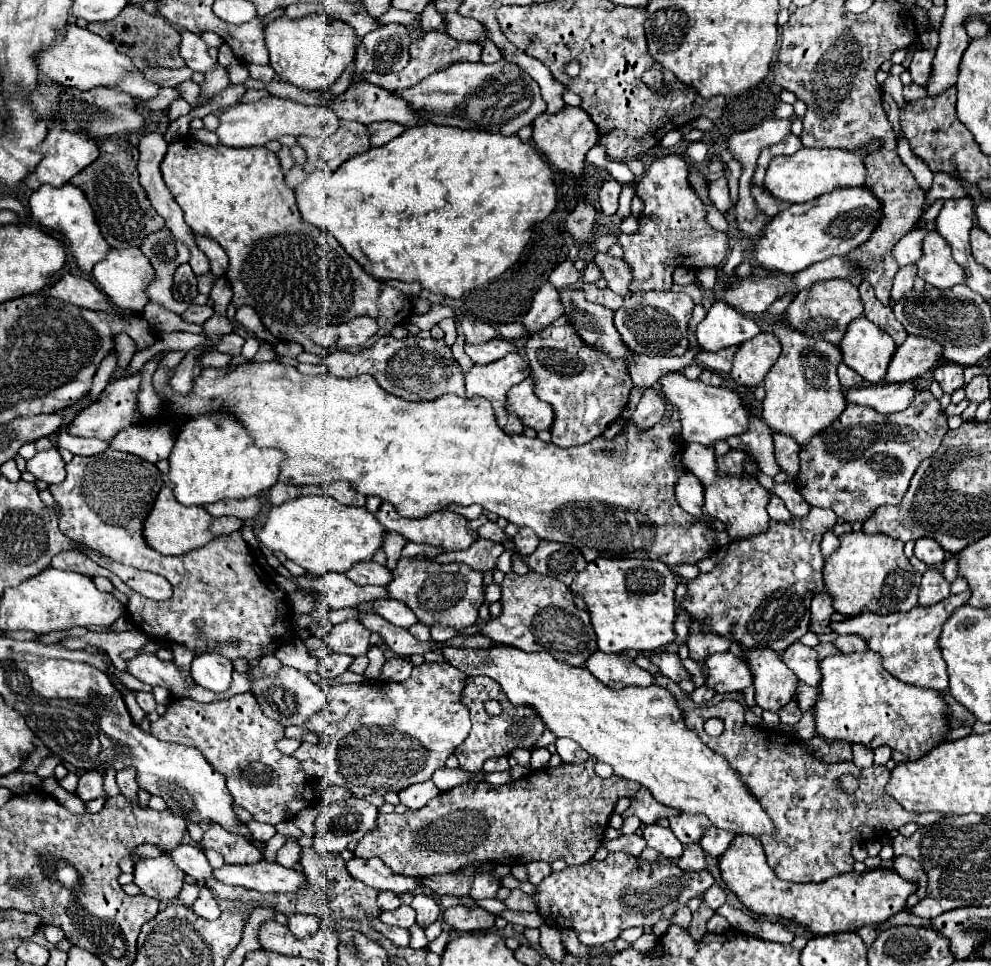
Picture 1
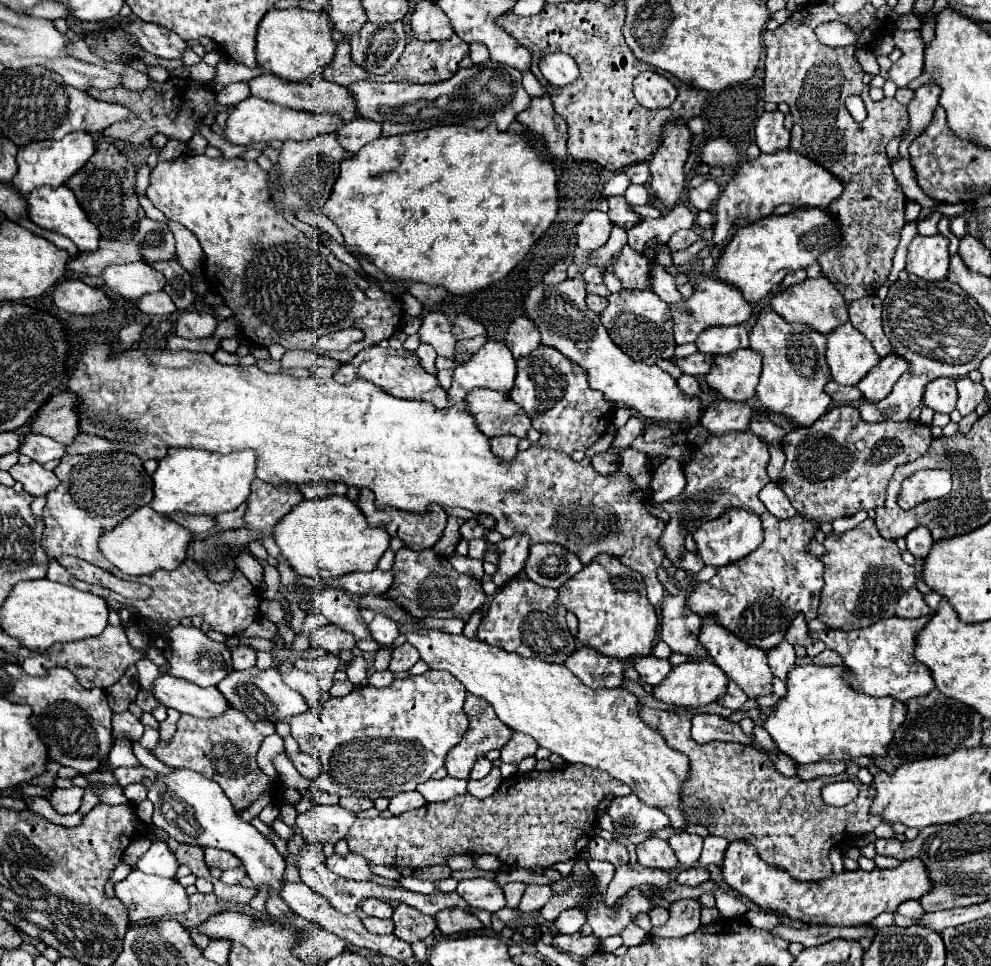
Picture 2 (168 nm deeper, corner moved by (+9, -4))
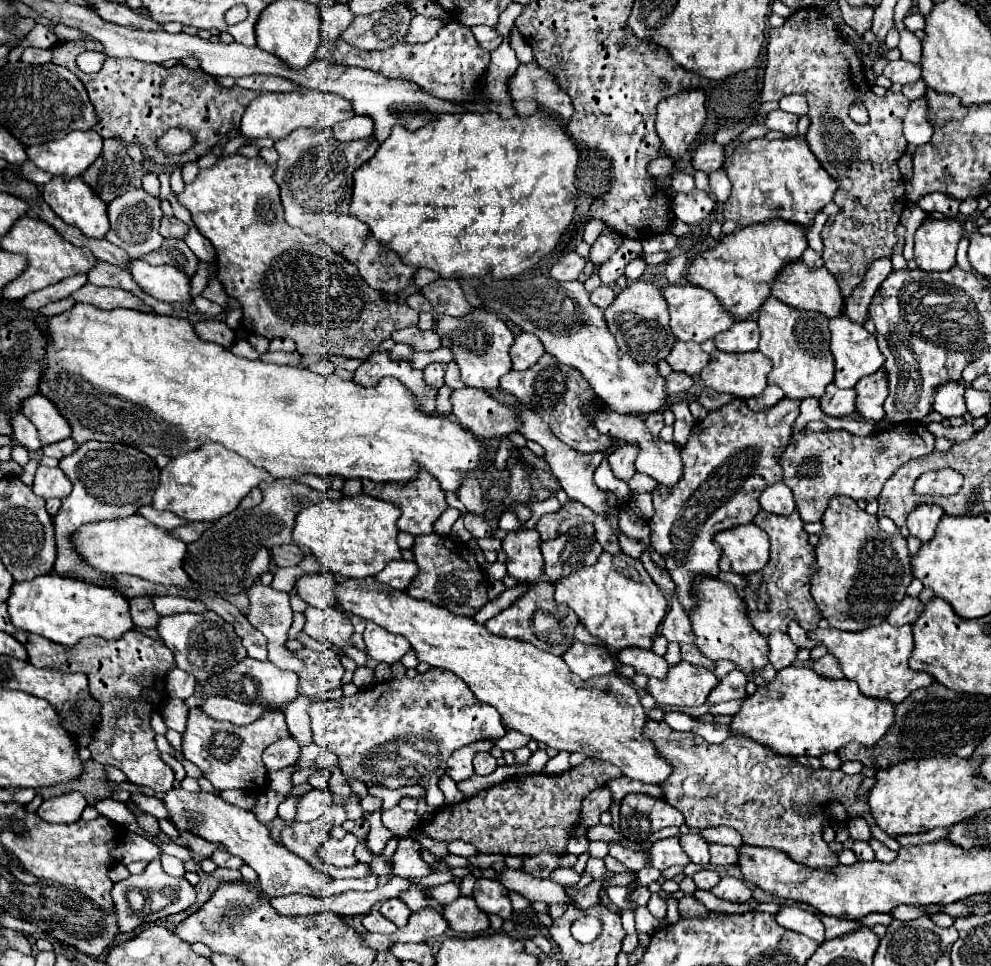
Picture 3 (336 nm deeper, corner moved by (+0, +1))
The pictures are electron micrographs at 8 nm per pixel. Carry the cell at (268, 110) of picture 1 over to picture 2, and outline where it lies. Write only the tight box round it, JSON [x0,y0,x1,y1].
[225,97,341,145]

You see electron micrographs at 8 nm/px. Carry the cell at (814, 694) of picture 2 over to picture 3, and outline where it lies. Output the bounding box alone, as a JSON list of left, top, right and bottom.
[730,666,896,756]

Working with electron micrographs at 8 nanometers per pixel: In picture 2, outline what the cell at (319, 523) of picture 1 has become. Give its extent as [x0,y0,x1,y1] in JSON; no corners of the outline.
[275,495,391,579]

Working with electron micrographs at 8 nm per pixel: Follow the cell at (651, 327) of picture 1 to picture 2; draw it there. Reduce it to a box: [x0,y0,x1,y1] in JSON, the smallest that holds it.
[599,289,675,365]

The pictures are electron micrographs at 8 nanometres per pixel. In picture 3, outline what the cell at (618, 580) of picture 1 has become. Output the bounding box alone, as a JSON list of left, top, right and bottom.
[554,552,666,656]

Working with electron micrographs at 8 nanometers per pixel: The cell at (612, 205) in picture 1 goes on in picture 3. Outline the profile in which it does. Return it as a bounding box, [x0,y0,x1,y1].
[590,224,622,264]

